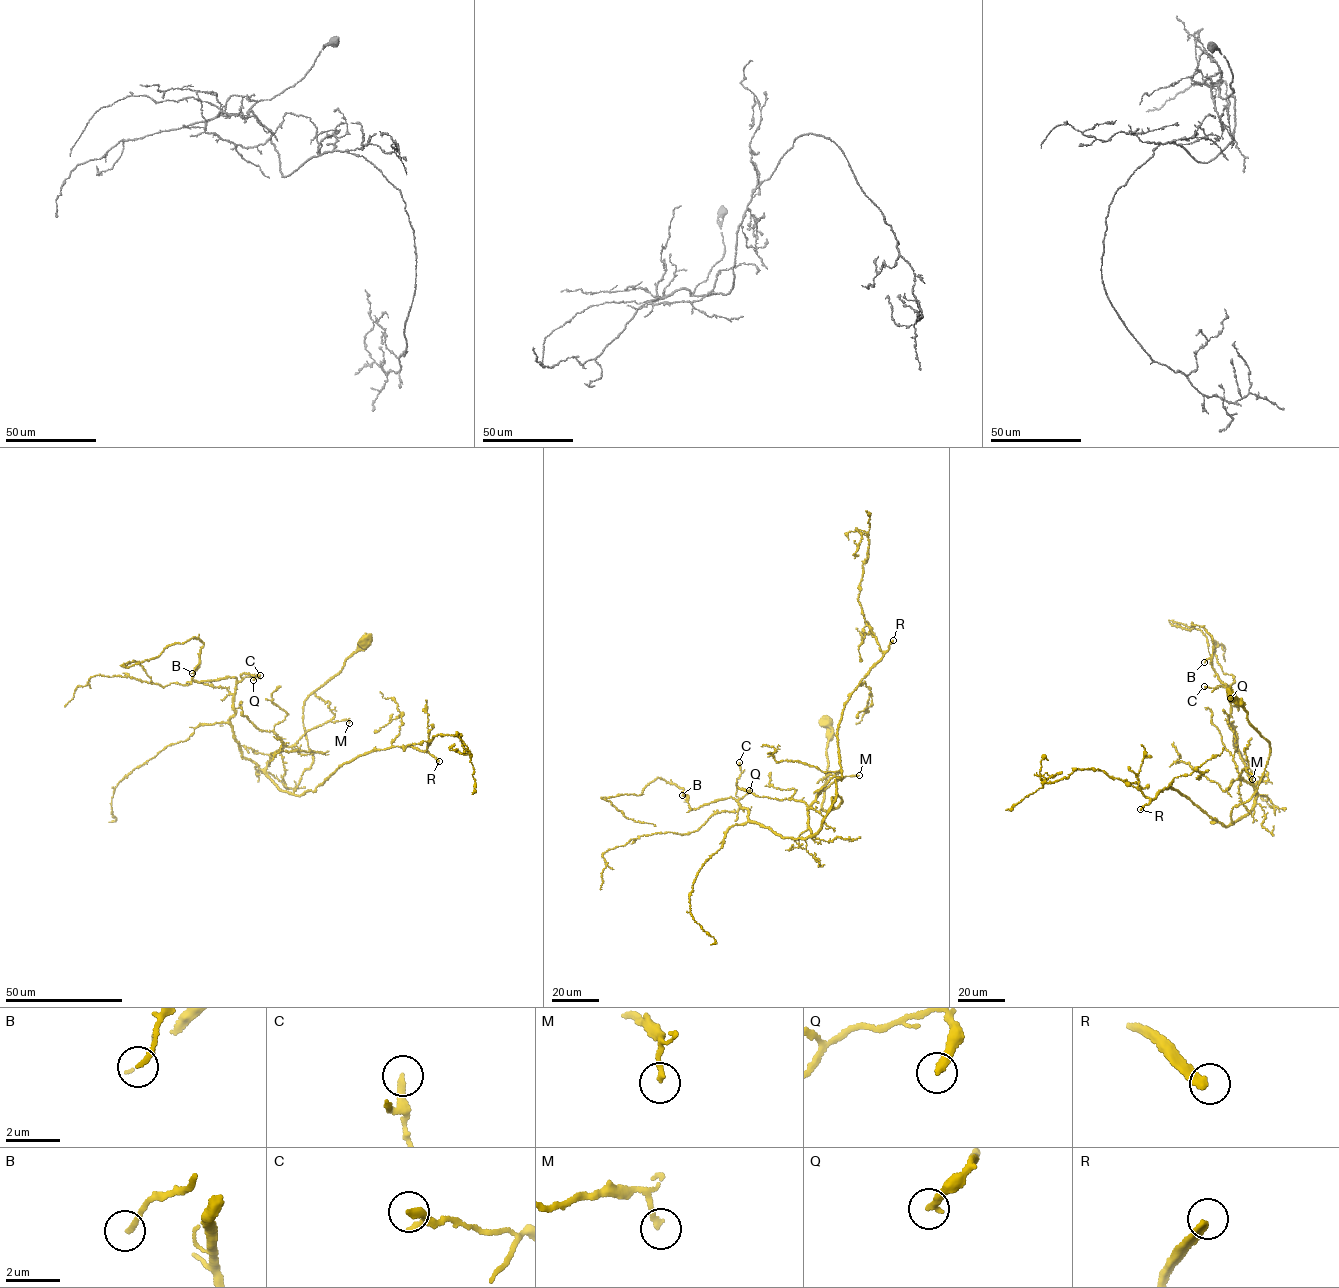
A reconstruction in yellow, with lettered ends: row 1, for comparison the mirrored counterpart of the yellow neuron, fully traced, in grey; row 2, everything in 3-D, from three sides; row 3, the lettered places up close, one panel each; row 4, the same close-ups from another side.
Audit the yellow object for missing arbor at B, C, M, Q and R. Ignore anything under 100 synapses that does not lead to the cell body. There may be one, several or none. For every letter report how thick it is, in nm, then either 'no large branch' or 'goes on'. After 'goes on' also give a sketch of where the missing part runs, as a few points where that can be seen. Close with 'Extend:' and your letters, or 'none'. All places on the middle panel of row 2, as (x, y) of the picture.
B: 180 nm | no large branch
C: 280 nm | no large branch
M: 200 nm | no large branch
Q: 320 nm | no large branch
R: 280 nm | goes on
Extend: R

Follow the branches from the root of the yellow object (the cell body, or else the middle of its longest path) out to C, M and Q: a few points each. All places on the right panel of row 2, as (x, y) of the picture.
C: (1230, 695), (1270, 748), (1232, 824), (1251, 811), (1254, 788), (1228, 721), (1232, 690), (1204, 686)
M: (1230, 695), (1270, 748), (1232, 824), (1257, 794), (1239, 775), (1246, 768), (1252, 779)
Q: (1230, 695), (1270, 748), (1232, 824), (1256, 795), (1228, 721), (1230, 698)

